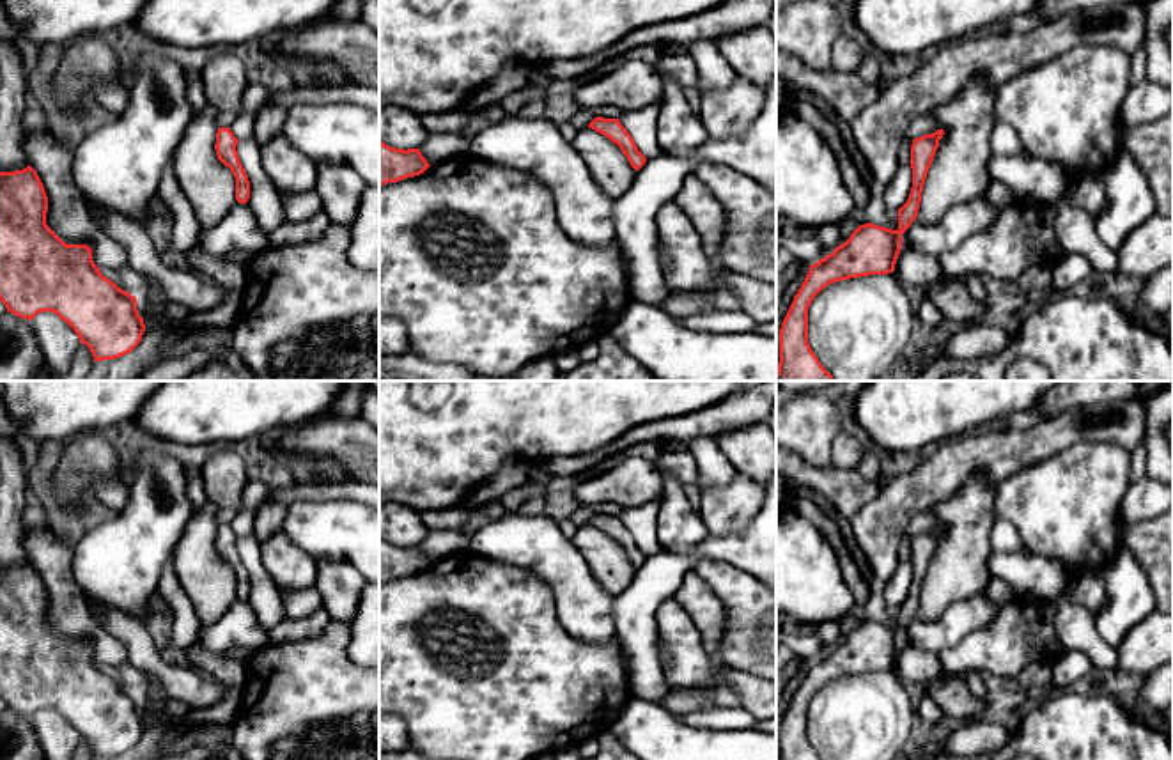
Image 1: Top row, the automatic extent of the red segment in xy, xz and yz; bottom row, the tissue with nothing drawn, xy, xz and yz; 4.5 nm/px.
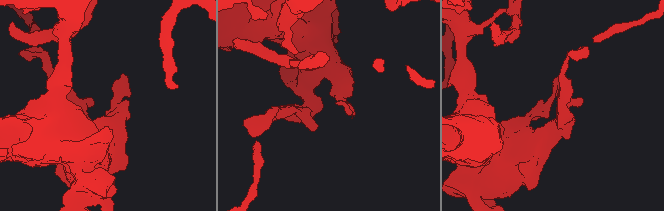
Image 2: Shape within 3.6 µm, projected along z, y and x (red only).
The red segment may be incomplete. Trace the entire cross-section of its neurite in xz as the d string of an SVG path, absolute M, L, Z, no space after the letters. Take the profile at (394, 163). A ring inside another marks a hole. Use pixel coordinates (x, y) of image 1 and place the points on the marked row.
M379 142L379 186L423 174L431 165L420 149L395 149Z

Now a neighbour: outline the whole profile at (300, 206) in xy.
M315 191L282 197L282 206L287 221L303 221L322 211L322 202Z

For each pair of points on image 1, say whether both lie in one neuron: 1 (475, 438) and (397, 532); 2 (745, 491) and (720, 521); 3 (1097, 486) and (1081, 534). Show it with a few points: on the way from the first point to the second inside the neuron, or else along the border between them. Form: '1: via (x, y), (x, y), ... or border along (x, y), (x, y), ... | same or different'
1: border along (397, 502), (419, 512) | different
2: via (737, 498), (722, 514) | same
3: via (1085, 498), (1081, 502), (1081, 521) | same

